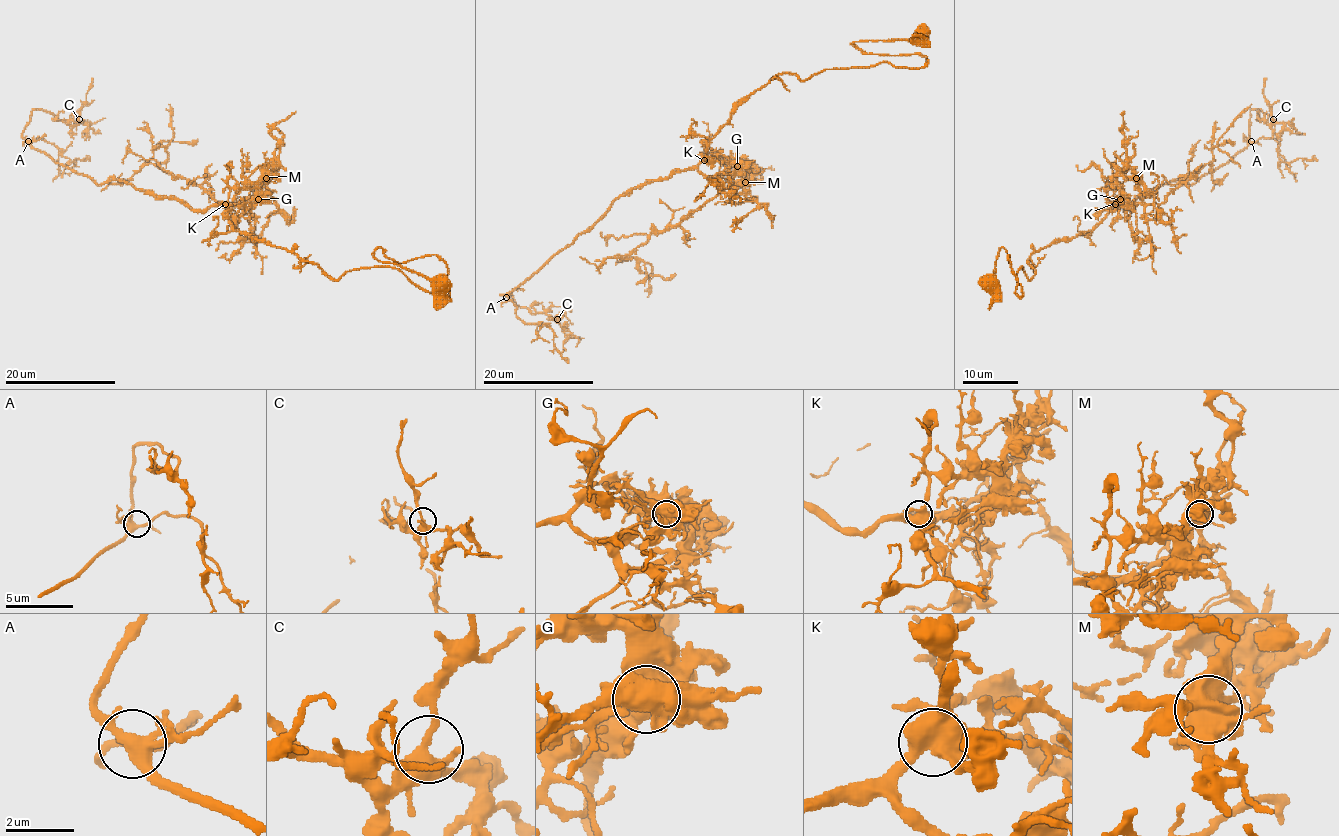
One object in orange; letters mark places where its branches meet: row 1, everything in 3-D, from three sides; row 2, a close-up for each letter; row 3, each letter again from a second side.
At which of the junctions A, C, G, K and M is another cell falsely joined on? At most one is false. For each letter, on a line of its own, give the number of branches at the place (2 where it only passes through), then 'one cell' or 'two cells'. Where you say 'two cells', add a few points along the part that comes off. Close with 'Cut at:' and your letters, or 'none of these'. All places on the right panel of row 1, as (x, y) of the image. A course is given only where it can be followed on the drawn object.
A: 7 | one cell
C: 5 | one cell
G: 3 | one cell
K: 5 | one cell
M: 7 | two cells | (1137, 177), (1121, 173), (1117, 176), (1120, 198), (1135, 213), (1137, 239)
Cut at: M

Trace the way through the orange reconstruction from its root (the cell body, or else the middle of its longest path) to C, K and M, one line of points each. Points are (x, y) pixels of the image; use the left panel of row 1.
C: (444, 285), (381, 248), (449, 293), (333, 279), (22, 136), (79, 119)
K: (444, 285), (381, 248), (436, 255), (449, 293), (391, 267), (333, 279), (236, 231), (225, 204)
M: (444, 285), (374, 252), (436, 255), (446, 296), (391, 267), (333, 279), (236, 231), (229, 191), (267, 177)

